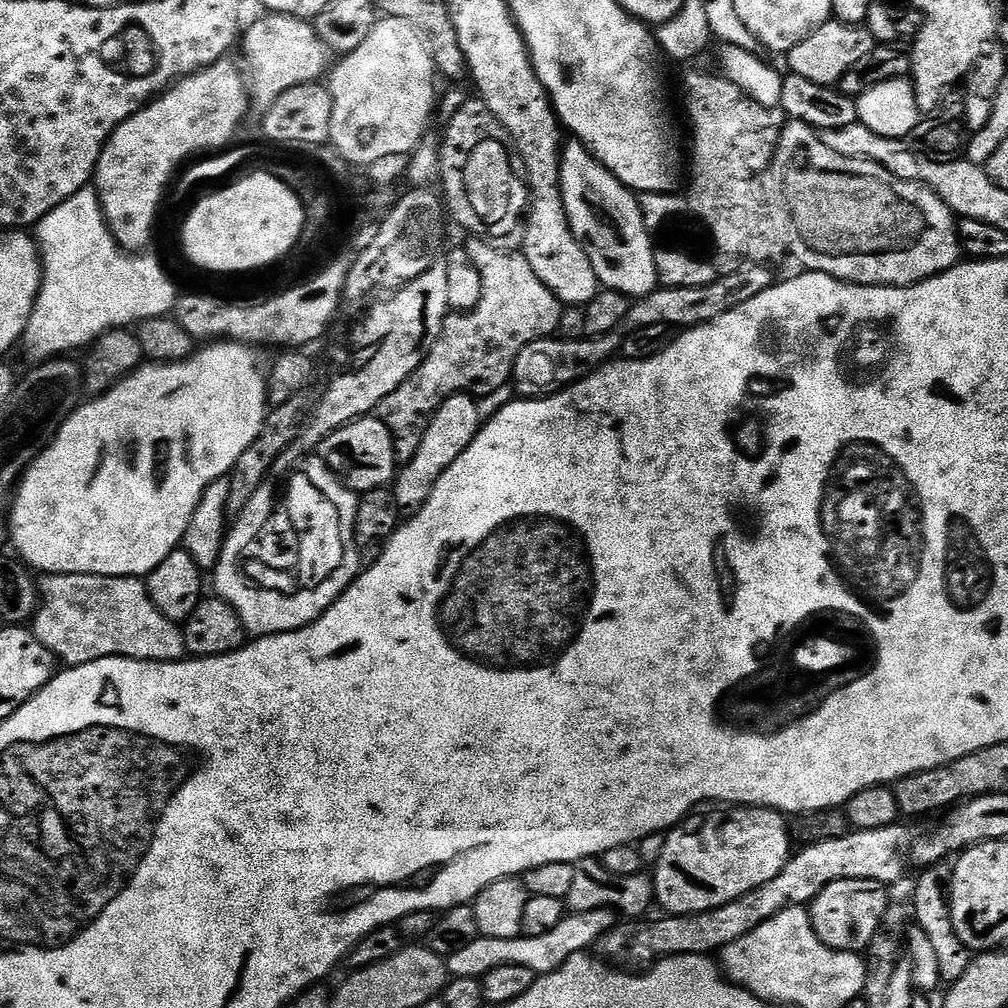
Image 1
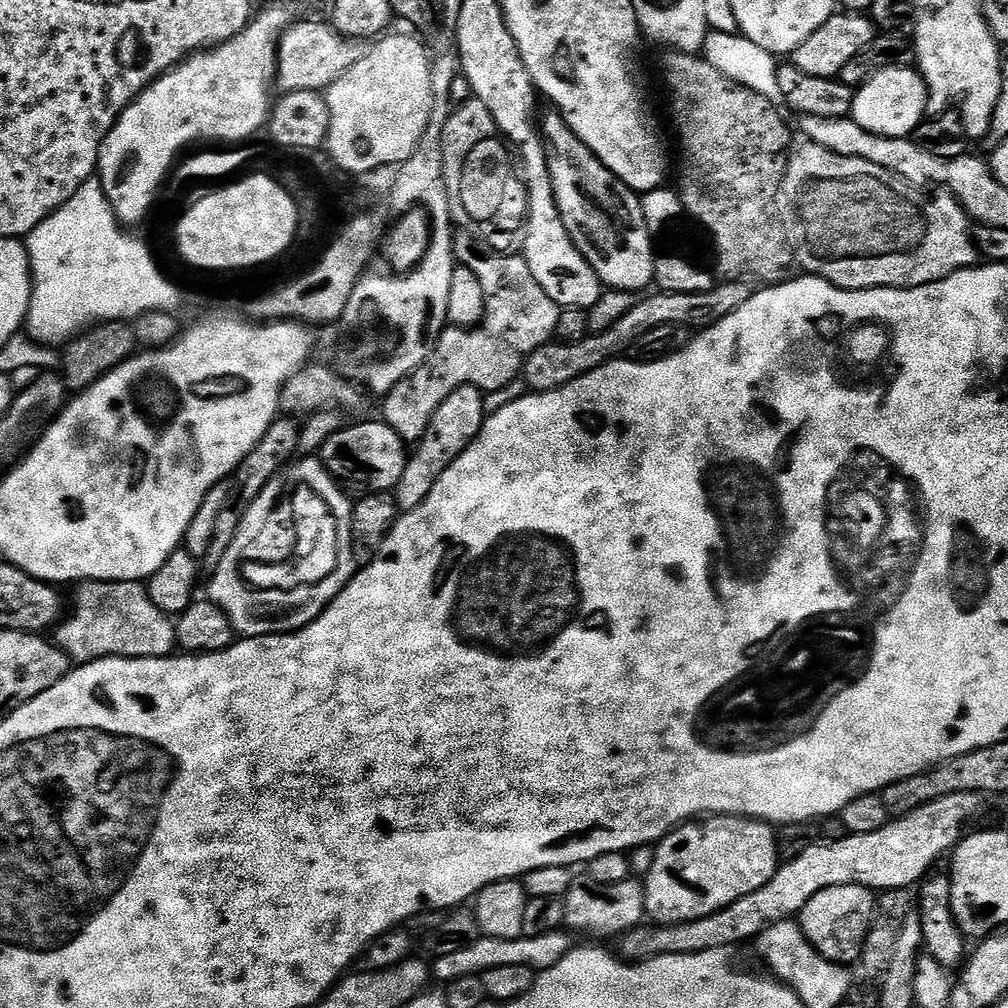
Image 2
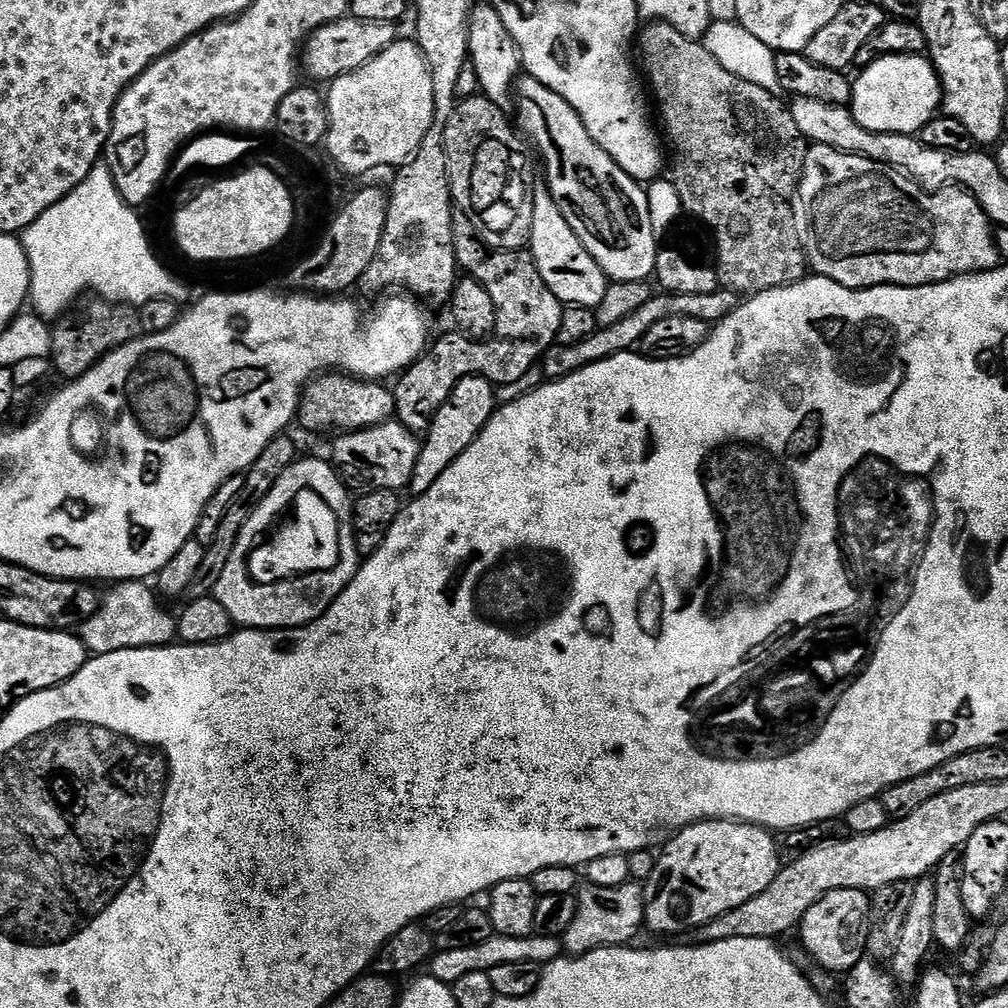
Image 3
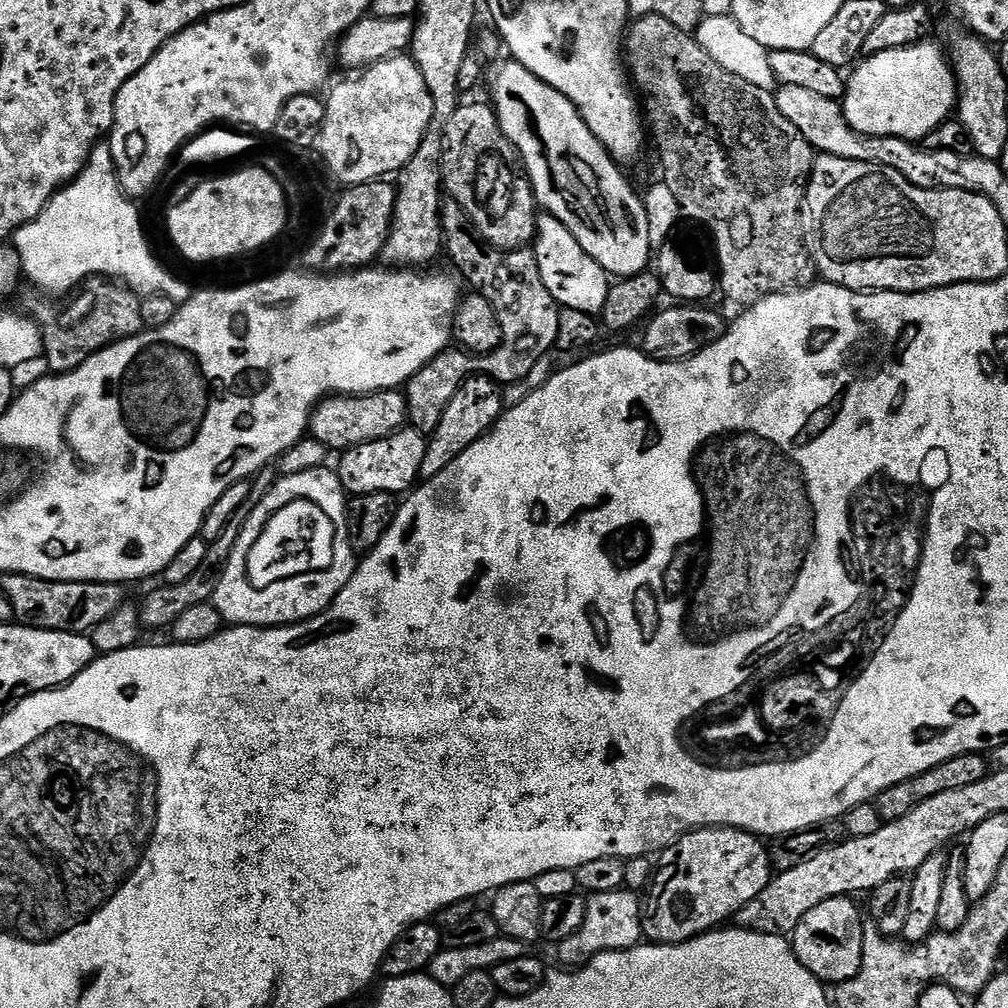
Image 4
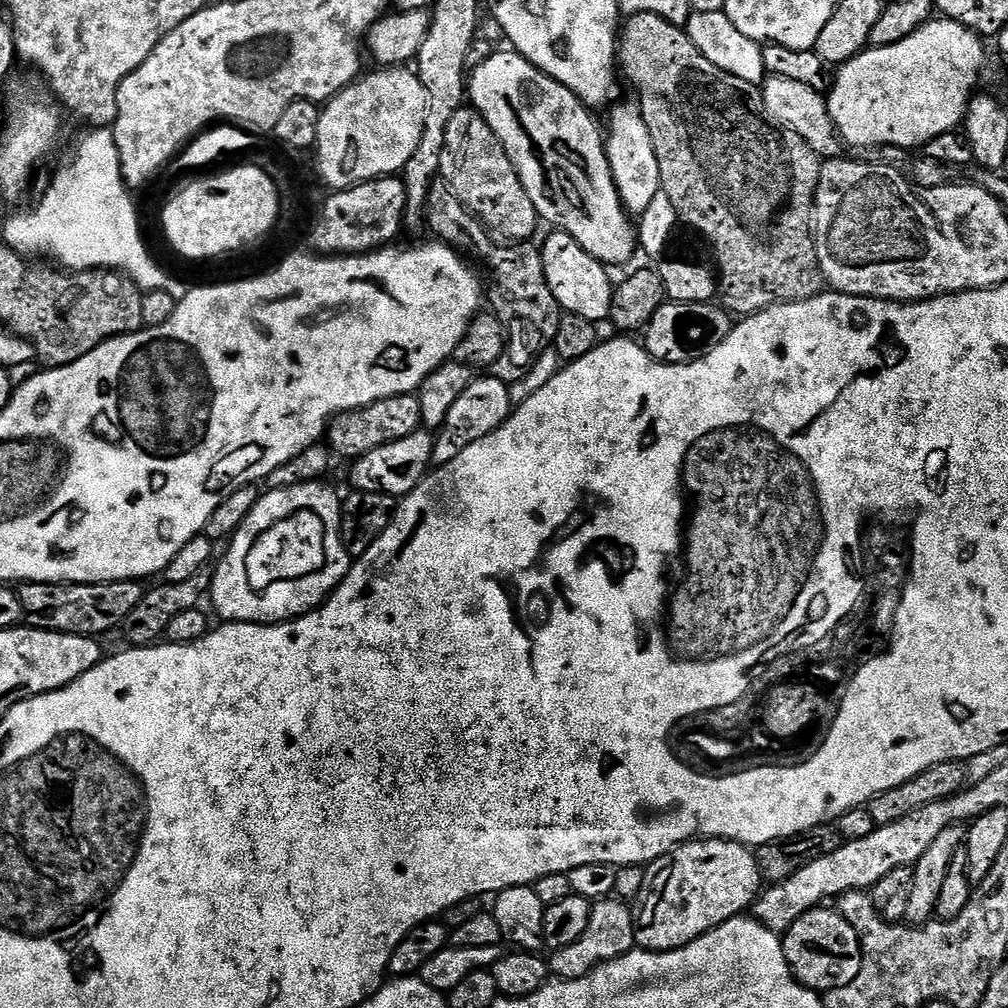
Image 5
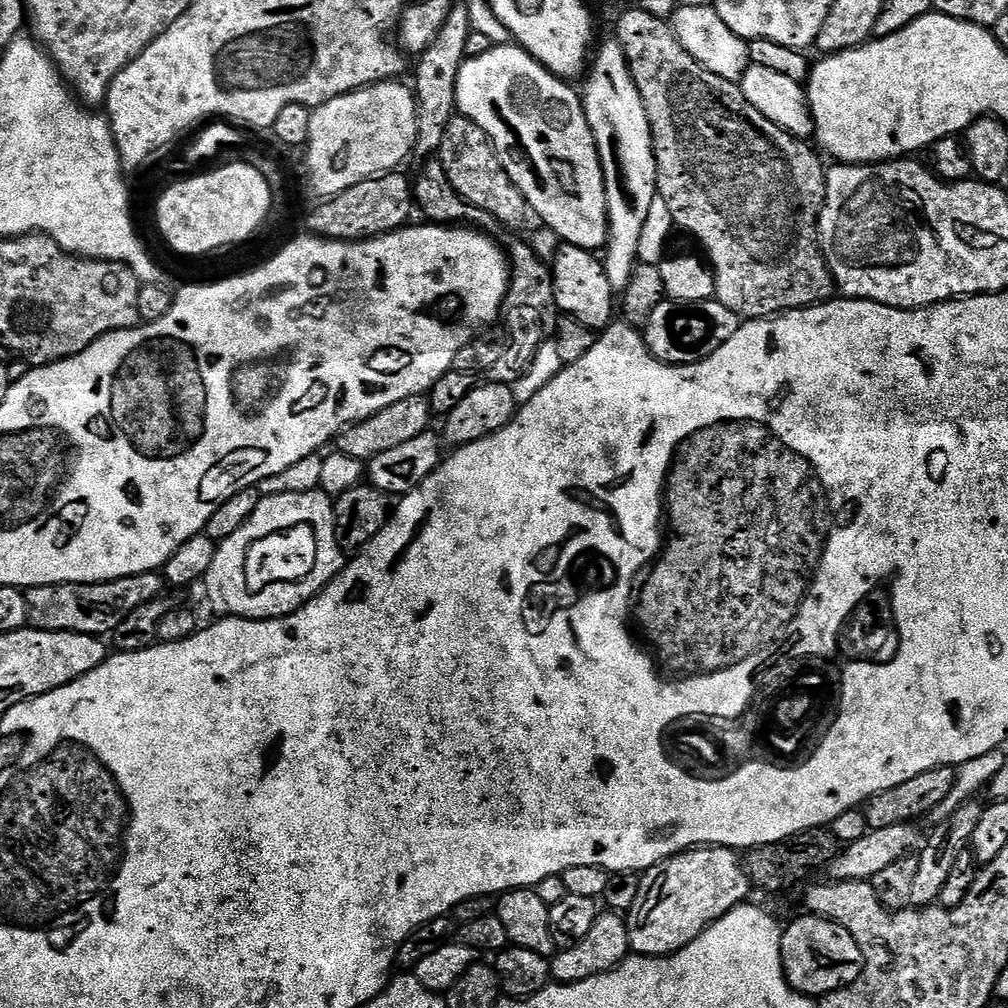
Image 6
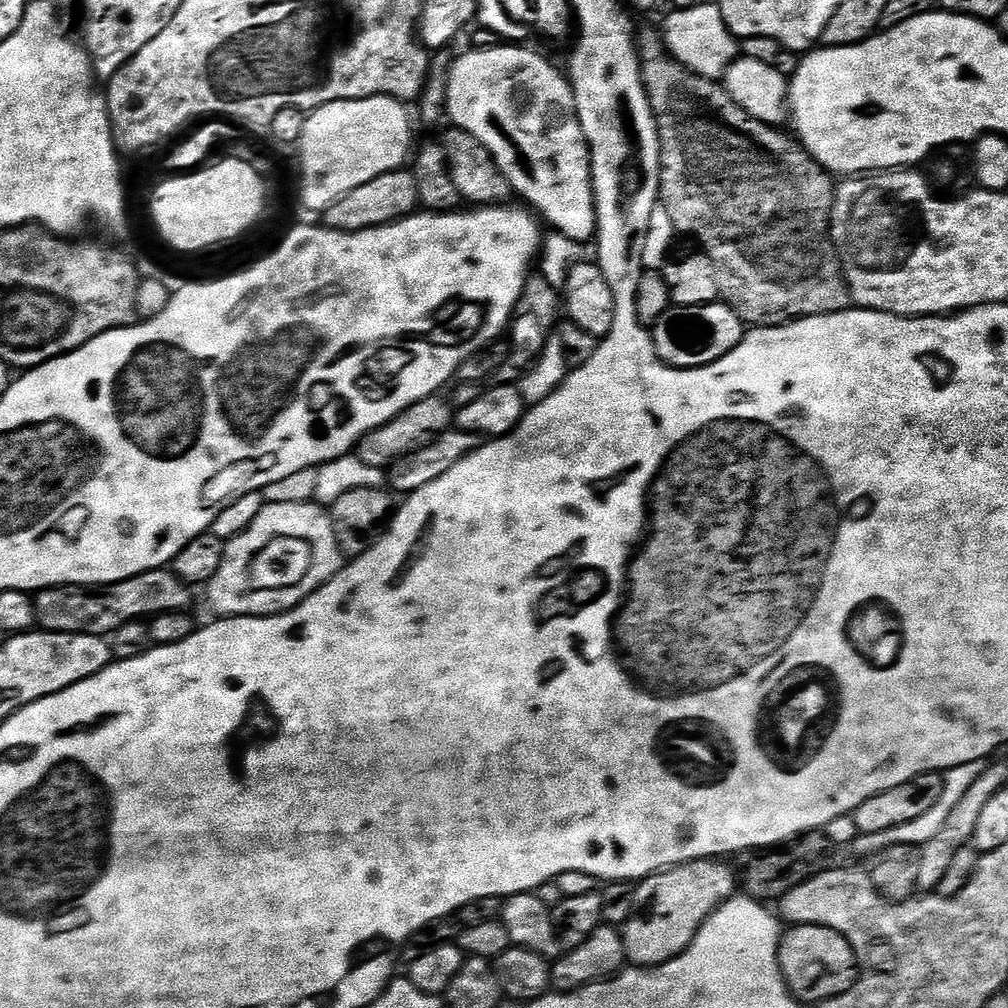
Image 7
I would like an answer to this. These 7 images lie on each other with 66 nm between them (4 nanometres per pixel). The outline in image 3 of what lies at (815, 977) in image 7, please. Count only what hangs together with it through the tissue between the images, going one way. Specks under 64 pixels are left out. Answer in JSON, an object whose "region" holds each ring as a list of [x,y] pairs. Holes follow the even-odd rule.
{"region":[[[830,890],[802,918],[798,929],[804,948],[817,960],[823,971],[847,974],[868,951],[868,923],[870,922],[871,895],[862,890]]]}

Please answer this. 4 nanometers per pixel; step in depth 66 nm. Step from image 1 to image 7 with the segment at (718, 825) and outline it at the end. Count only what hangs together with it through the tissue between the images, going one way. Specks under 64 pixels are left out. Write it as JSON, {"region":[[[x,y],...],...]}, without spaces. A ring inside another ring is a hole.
{"region":[[[723,859],[691,860],[685,864],[676,864],[662,872],[654,872],[636,884],[634,914],[622,926],[624,954],[629,965],[637,968],[657,968],[659,964],[670,962],[690,946],[696,932],[708,920],[708,917],[728,900],[732,899],[738,888],[738,877]]]}

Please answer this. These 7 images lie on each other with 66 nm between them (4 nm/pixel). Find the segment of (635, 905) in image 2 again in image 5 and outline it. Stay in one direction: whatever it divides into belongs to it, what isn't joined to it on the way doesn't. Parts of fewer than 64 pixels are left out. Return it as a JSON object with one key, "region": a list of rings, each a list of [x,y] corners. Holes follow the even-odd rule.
{"region":[[[619,898],[595,901],[592,905],[590,923],[574,946],[555,949],[550,956],[550,972],[557,980],[582,978],[600,964],[610,962],[636,948],[636,918],[631,908]]]}

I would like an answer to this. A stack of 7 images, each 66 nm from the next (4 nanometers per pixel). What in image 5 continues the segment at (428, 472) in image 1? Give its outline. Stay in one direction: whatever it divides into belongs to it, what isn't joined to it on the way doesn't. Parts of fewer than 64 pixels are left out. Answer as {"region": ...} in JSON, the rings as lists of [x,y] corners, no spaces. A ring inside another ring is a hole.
{"region":[[[491,374],[477,375],[470,382],[470,386],[466,386],[466,390],[458,394],[458,402],[450,406],[450,414],[446,414],[446,422],[435,433],[432,451],[433,465],[454,462],[454,458],[458,458],[458,454],[462,454],[466,446],[474,446],[478,438],[486,438],[486,434],[490,434],[495,428],[505,424],[512,414],[513,407],[508,385],[503,384],[498,377]]]}

